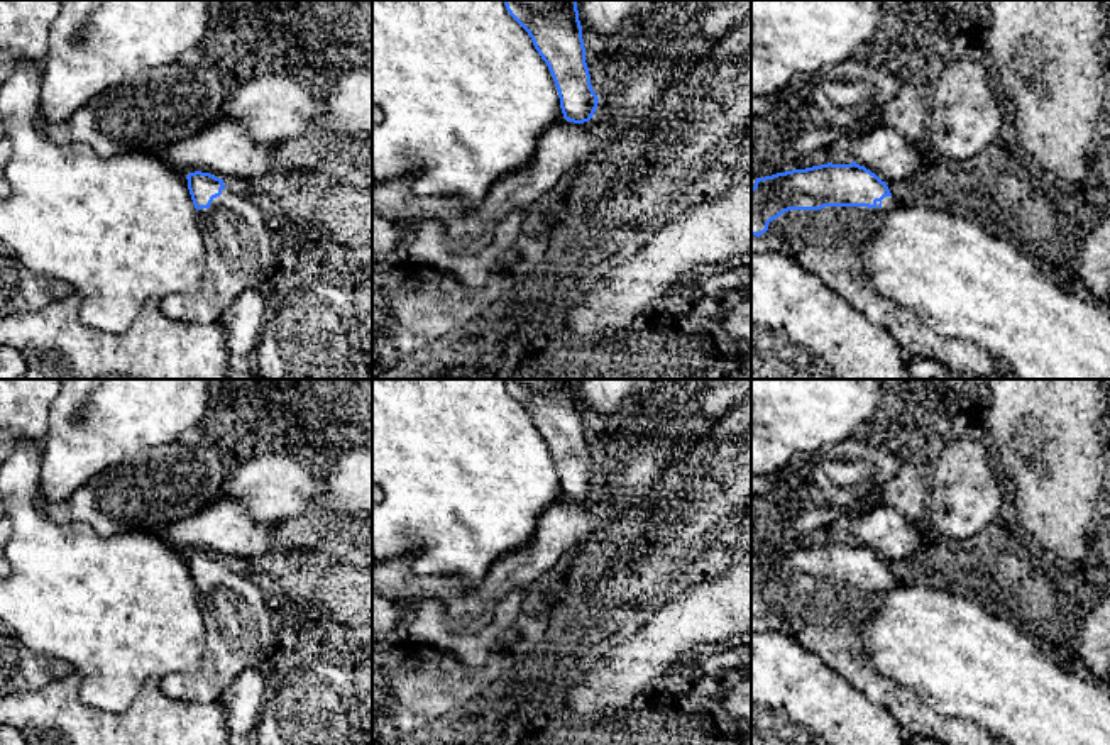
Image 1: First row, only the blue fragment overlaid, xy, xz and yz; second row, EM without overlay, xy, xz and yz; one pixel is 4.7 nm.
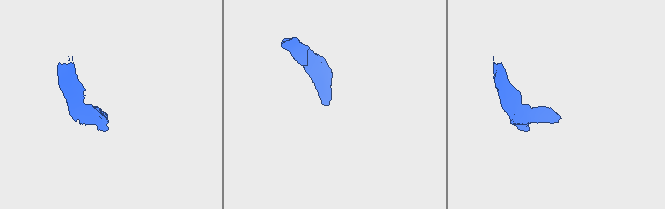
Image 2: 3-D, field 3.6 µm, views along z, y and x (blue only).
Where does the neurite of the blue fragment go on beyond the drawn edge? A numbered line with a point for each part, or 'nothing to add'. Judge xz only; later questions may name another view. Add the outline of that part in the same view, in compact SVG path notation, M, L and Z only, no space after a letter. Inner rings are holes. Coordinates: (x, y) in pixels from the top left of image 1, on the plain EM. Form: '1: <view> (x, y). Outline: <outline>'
nothing to add

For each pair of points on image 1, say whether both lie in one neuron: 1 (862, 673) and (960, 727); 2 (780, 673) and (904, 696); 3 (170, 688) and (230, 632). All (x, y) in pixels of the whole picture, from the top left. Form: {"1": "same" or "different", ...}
{"1": "same", "2": "different", "3": "same"}

